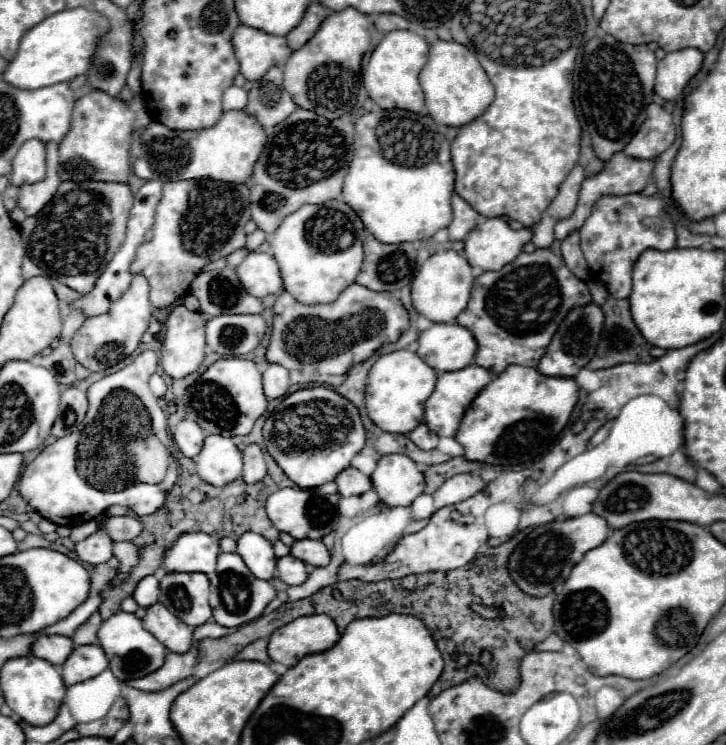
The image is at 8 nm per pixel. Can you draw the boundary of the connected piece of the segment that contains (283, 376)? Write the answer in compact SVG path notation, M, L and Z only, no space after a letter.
M268 365L264 369L264 395L268 399L284 397L288 393L288 387L290 387L288 369L280 365Z

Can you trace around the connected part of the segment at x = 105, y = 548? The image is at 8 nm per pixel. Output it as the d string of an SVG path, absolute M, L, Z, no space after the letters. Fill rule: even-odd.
M98 529L88 539L76 543L74 551L80 561L90 563L90 565L100 565L112 557L112 541L102 529Z

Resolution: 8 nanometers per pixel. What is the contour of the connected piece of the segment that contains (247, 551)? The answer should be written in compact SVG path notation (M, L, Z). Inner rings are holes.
M244 533L238 539L238 555L244 559L246 567L258 579L272 579L276 575L276 557L272 543L258 533Z

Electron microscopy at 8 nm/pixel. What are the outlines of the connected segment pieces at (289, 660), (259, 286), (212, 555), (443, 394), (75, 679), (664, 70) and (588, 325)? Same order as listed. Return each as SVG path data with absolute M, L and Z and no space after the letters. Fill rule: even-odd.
M328 615L298 617L296 621L276 629L268 641L272 661L294 667L302 657L332 649L340 639L338 627Z
M262 251L248 253L248 257L236 267L236 275L242 287L252 297L262 299L266 295L282 291L280 269L270 253L262 253Z
M182 533L164 555L162 573L212 573L220 553L218 539L206 533Z
M468 365L460 371L450 371L450 373L440 373L438 381L436 381L436 389L434 393L428 397L428 401L424 403L424 423L428 425L430 431L434 431L440 437L454 437L456 429L460 425L460 419L464 415L464 411L468 409L468 405L472 403L472 399L492 381L490 371L484 371L484 367L478 365Z
M82 645L68 655L60 669L66 687L70 687L100 675L104 669L108 669L108 659L100 645Z
M680 49L680 51L668 53L662 61L658 61L654 91L662 99L674 103L678 95L684 91L686 83L702 67L702 59L704 59L704 53L700 49Z
M590 303L586 307L576 307L572 309L566 319L560 323L556 335L552 337L552 343L548 345L544 357L540 359L538 371L542 375L552 375L552 377L574 377L594 355L596 345L600 341L600 331L604 323L604 313L598 305Z

